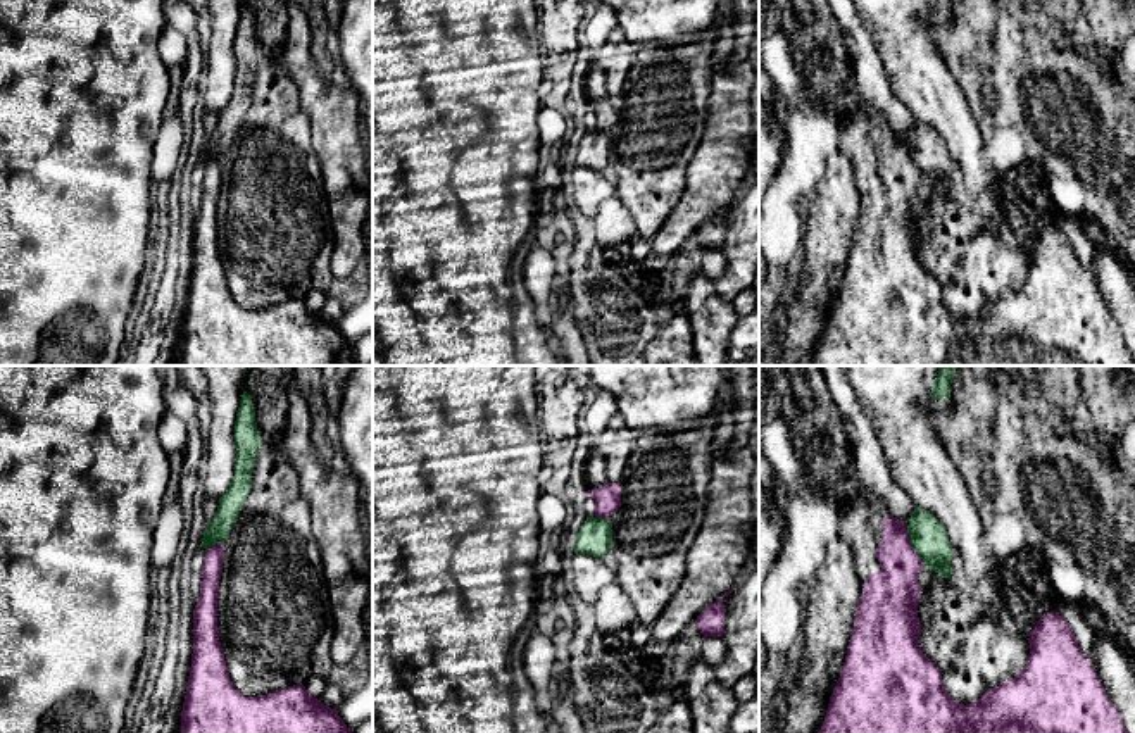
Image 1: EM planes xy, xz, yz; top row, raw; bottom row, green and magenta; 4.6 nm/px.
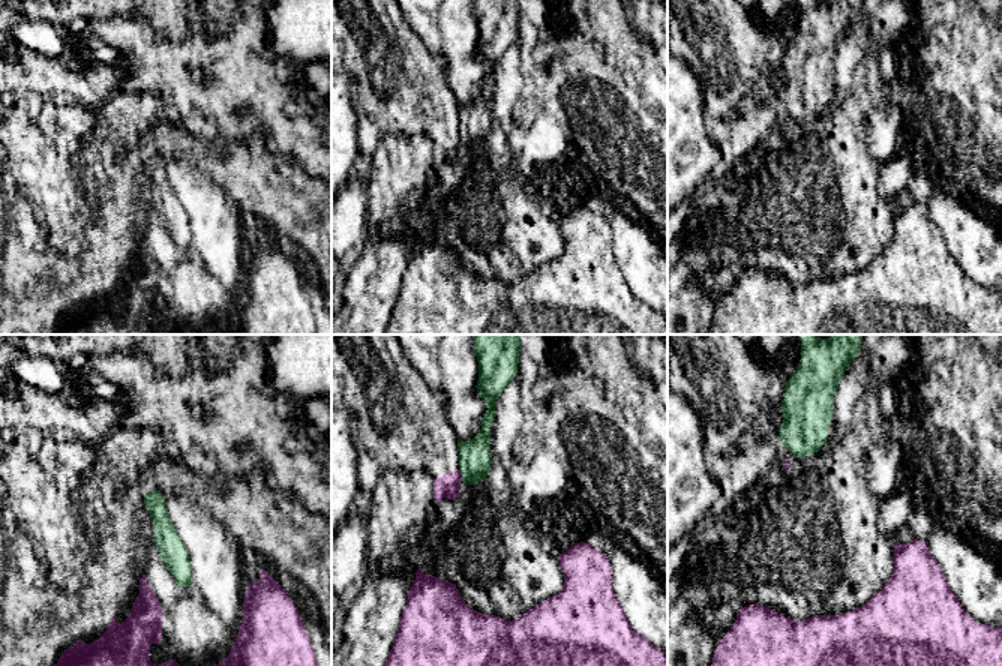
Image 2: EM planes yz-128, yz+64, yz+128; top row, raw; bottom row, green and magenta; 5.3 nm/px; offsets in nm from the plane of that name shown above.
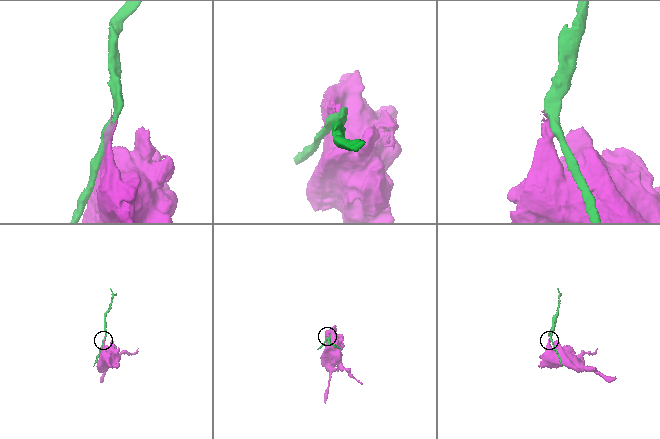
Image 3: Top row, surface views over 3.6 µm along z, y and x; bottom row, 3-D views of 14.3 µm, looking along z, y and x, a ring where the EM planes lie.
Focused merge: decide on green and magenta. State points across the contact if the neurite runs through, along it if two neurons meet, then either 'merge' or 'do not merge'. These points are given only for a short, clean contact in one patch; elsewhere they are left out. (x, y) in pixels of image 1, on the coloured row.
border yz (906, 526), (909, 544), (925, 566); do not merge

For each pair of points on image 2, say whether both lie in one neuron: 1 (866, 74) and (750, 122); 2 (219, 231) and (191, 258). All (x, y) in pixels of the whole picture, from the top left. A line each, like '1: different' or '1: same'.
1: different
2: different

